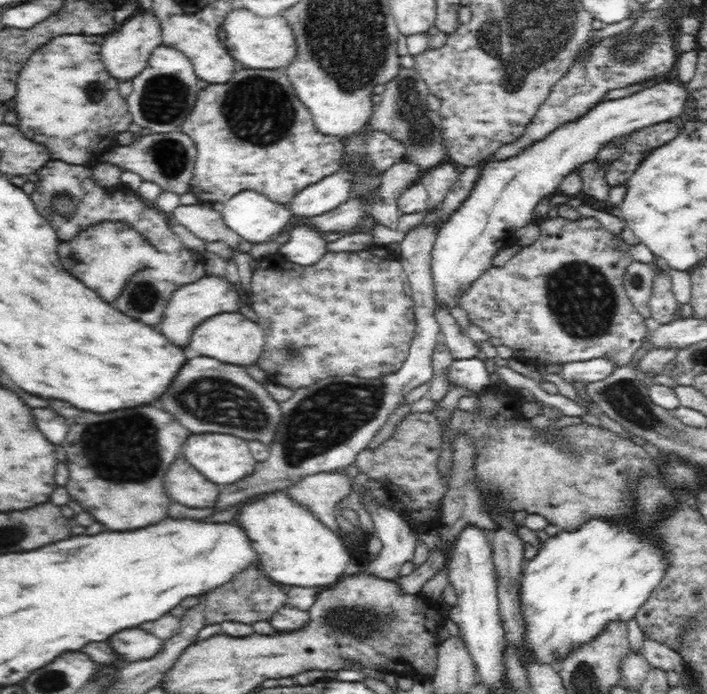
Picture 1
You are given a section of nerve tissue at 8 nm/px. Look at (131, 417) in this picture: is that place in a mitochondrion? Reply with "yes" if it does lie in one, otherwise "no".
yes

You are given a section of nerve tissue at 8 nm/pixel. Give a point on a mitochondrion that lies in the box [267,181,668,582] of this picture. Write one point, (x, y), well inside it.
(328, 415)

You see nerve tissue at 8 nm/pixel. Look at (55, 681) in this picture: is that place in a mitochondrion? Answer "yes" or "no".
yes

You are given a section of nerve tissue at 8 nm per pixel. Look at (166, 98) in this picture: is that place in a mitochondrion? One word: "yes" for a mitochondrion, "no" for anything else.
yes

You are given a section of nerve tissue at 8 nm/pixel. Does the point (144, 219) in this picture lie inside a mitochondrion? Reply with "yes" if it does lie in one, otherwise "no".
no

